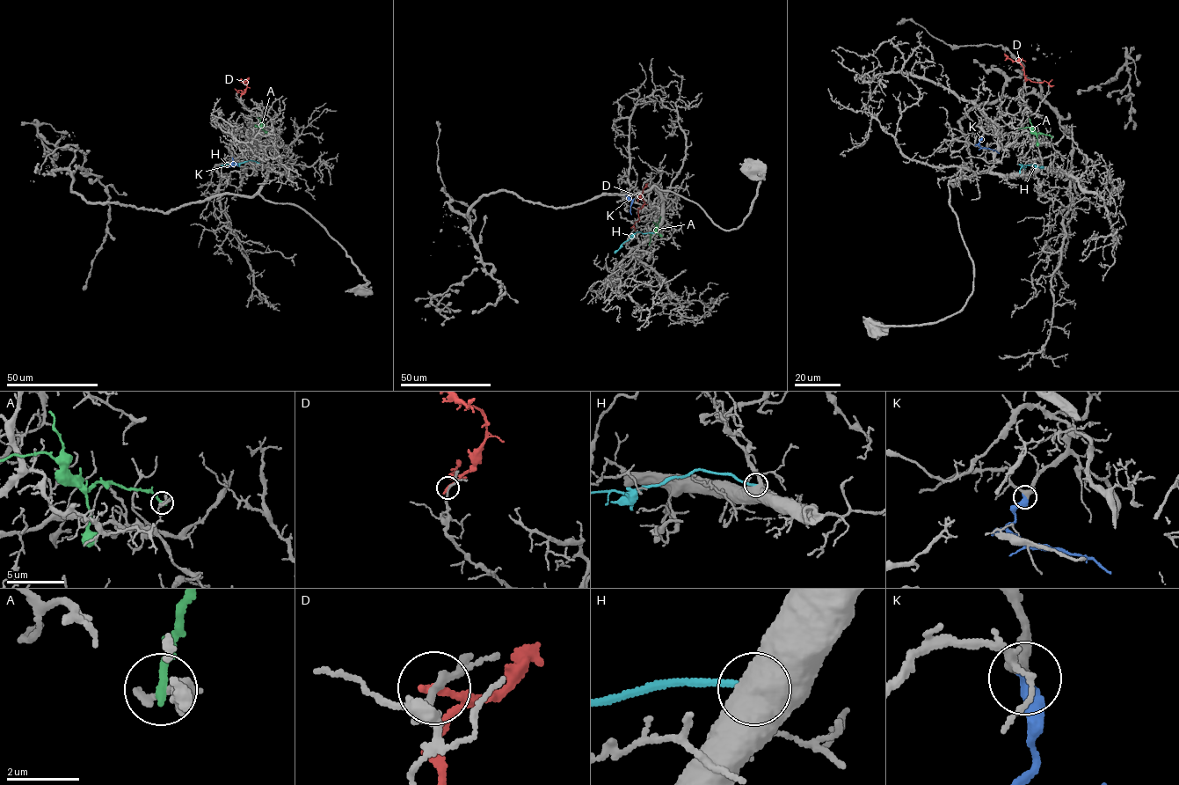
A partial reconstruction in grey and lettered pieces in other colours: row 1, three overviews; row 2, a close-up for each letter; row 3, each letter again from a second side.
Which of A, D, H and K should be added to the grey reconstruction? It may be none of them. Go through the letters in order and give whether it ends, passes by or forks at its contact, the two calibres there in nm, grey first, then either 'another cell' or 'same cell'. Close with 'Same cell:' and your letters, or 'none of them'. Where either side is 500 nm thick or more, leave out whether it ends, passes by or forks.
A: it ends there; 180 nm thick on the grey side, 240 nm on the other; another cell
D: it ends there; 190 nm thick on the grey side, 240 nm on the other; another cell
H: 600 nm thick on the grey side, 200 nm on the other; another cell
K: it ends there; 320 nm thick on the grey side, 480 nm on the other; same cell
Same cell: K

